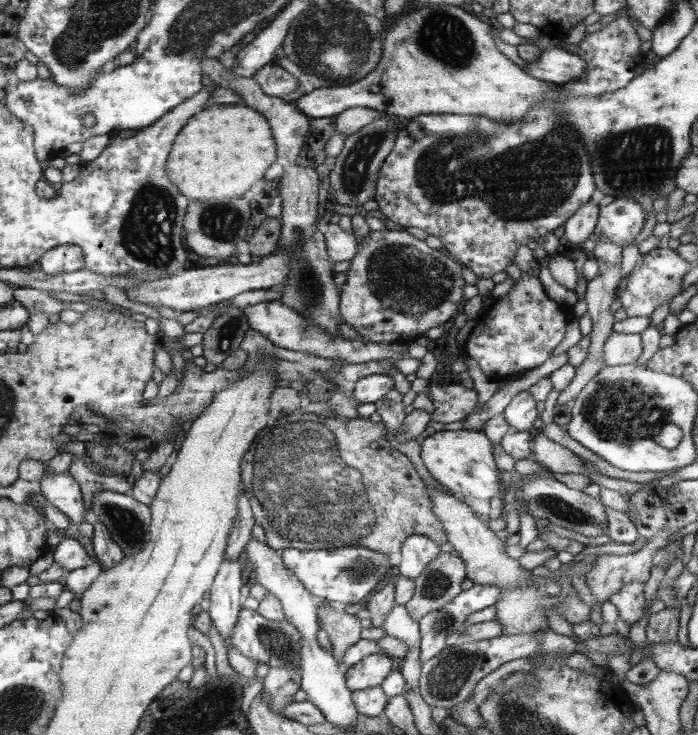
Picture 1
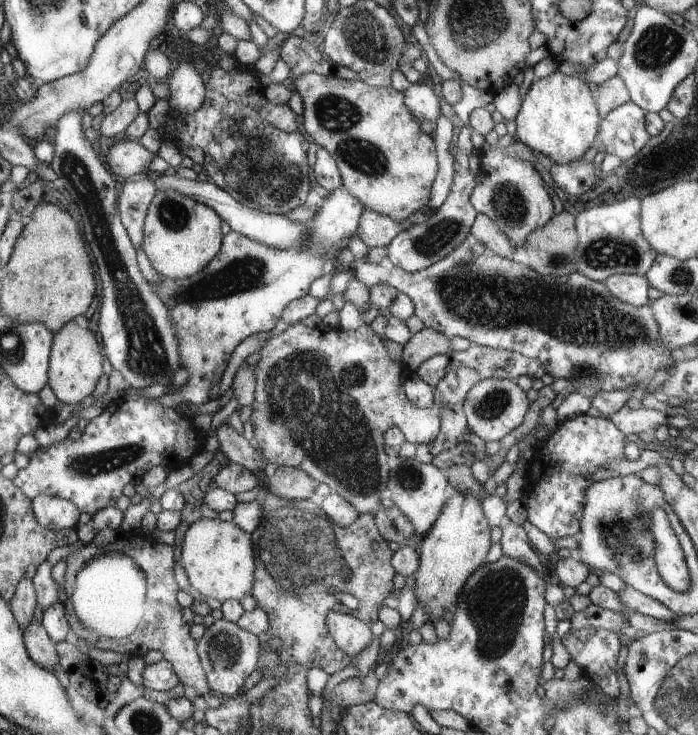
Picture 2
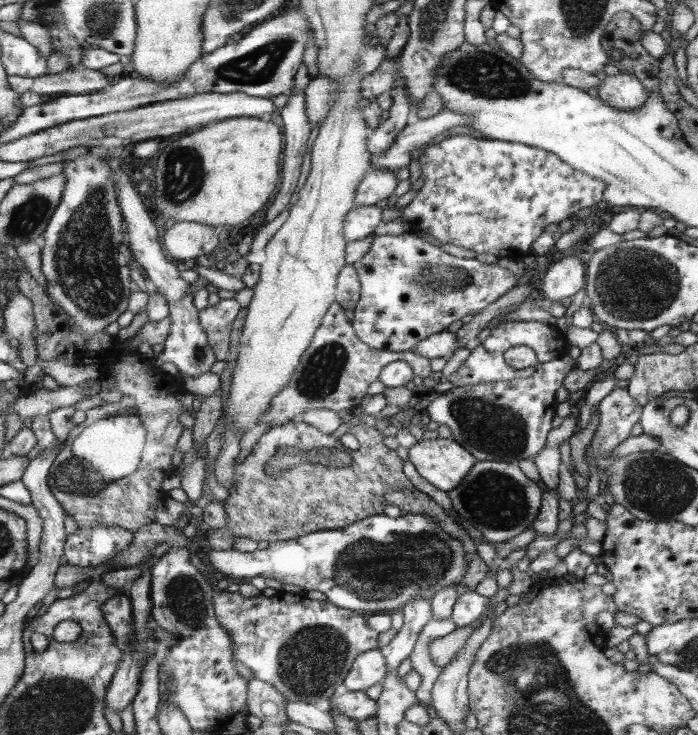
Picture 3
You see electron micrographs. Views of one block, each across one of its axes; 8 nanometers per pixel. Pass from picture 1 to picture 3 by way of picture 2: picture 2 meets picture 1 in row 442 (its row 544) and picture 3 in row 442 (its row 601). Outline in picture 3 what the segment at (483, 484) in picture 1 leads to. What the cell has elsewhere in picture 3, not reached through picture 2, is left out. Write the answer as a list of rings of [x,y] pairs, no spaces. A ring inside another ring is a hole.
[[[452,438],[420,439],[409,448],[409,459],[417,472],[436,488],[454,490],[479,460]]]

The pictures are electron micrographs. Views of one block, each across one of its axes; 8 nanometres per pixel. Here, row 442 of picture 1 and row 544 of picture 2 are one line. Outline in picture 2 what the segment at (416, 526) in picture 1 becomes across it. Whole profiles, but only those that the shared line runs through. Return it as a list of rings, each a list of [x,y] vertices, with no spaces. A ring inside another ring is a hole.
[[[260,481],[258,500],[261,500],[261,519],[251,532],[253,548],[256,554],[255,578],[250,595],[269,618],[268,628],[257,637],[260,639],[260,656],[250,676],[246,677],[242,691],[256,686],[263,679],[265,669],[272,669],[281,663],[296,665],[303,669],[322,670],[329,675],[350,665],[354,658],[342,652],[329,631],[330,611],[350,613],[353,617],[371,625],[378,620],[378,610],[384,605],[386,597],[395,590],[393,578],[393,551],[390,542],[379,532],[374,516],[370,513],[360,515],[350,526],[334,524],[326,511],[314,503],[314,500],[288,500],[275,493],[268,484]],[[272,638],[280,638],[282,648],[275,652],[270,645]]]

